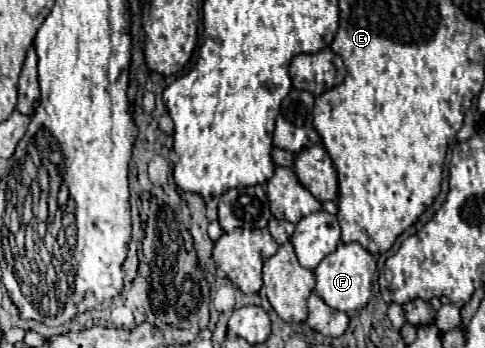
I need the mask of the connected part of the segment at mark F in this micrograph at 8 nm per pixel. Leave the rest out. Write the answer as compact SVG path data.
M340 243L340 247L336 247L336 251L328 257L324 257L320 261L320 265L314 269L316 275L316 295L320 295L320 299L342 313L352 313L352 311L360 311L366 307L370 295L372 295L372 279L376 273L376 261L374 257L358 243Z

